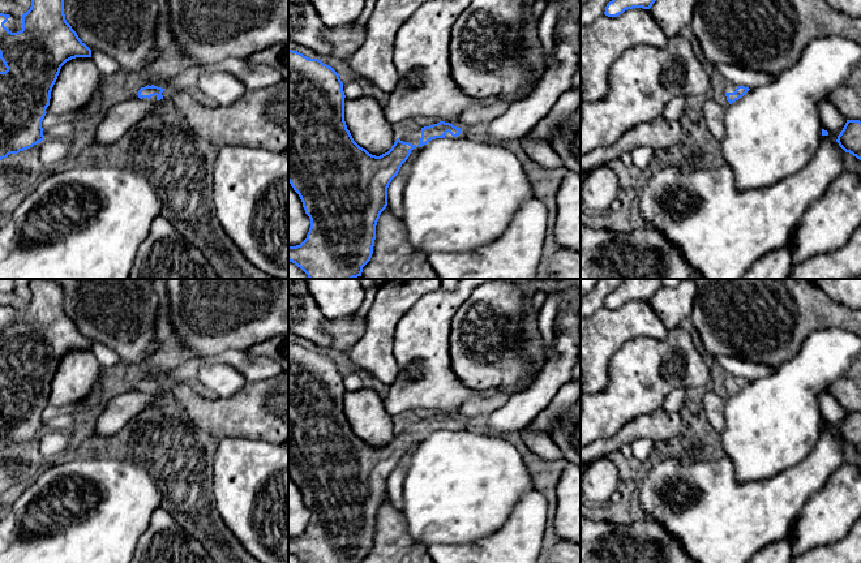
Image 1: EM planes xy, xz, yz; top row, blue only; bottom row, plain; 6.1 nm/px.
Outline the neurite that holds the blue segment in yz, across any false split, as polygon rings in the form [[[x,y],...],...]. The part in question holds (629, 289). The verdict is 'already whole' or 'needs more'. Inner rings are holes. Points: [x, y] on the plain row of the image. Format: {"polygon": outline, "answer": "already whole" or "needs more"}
{"polygon": [[[624,279],[622,283],[607,296],[604,306],[617,309],[633,300],[650,301],[661,287],[661,279]]], "answer": "already whole"}

